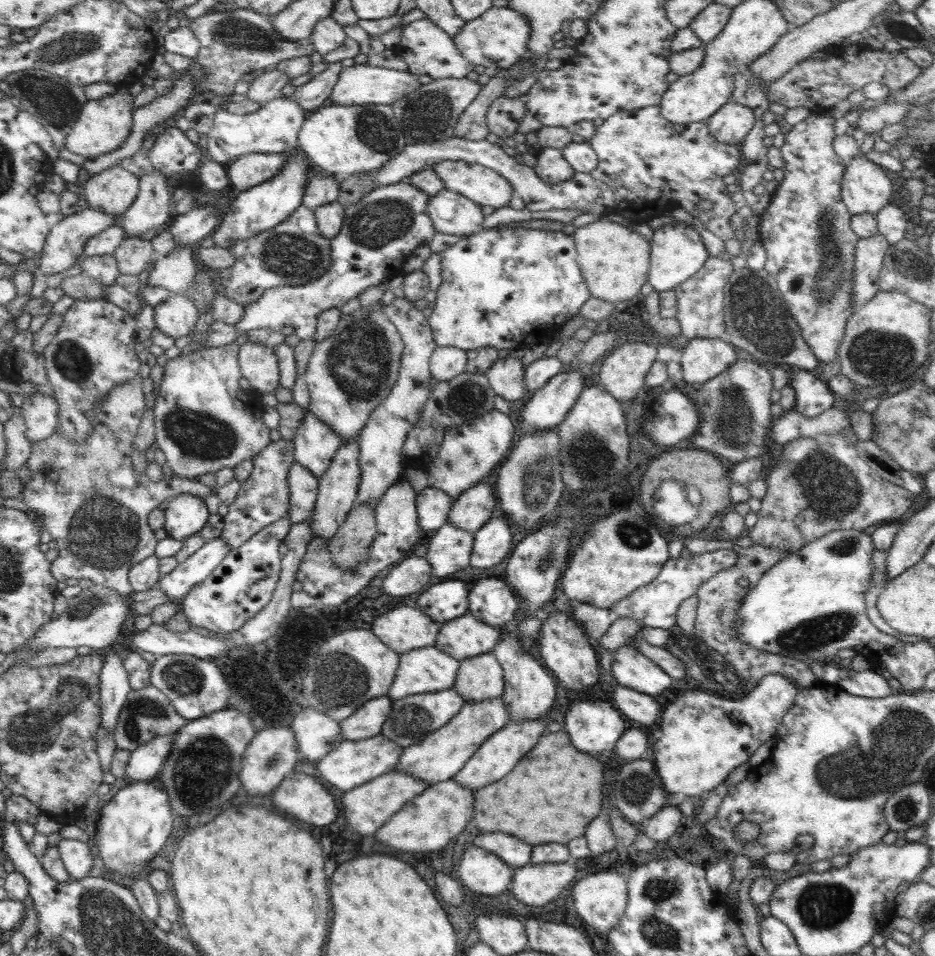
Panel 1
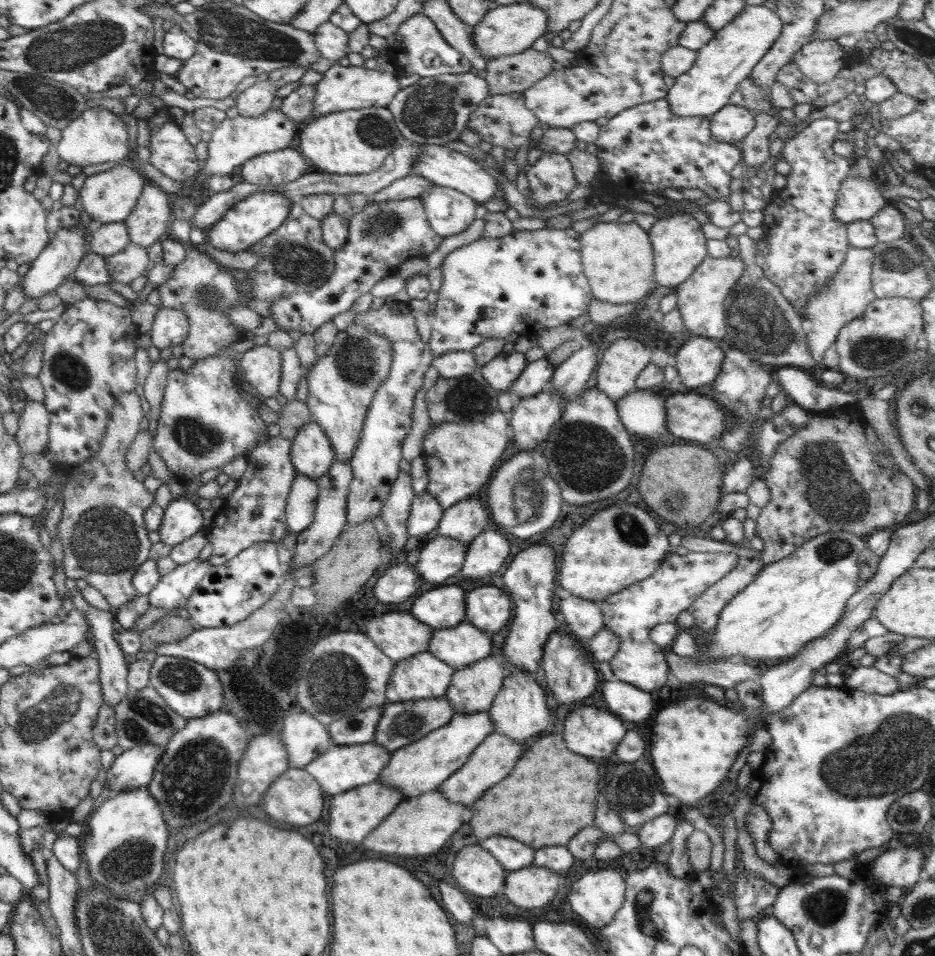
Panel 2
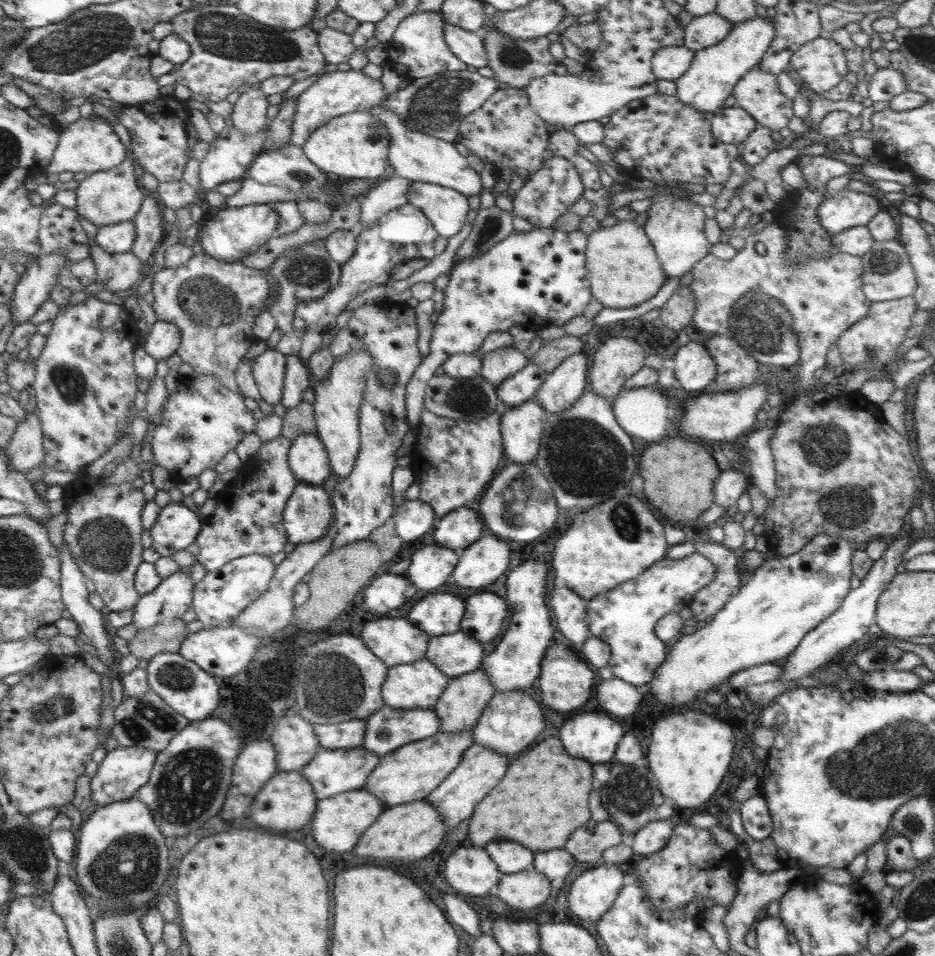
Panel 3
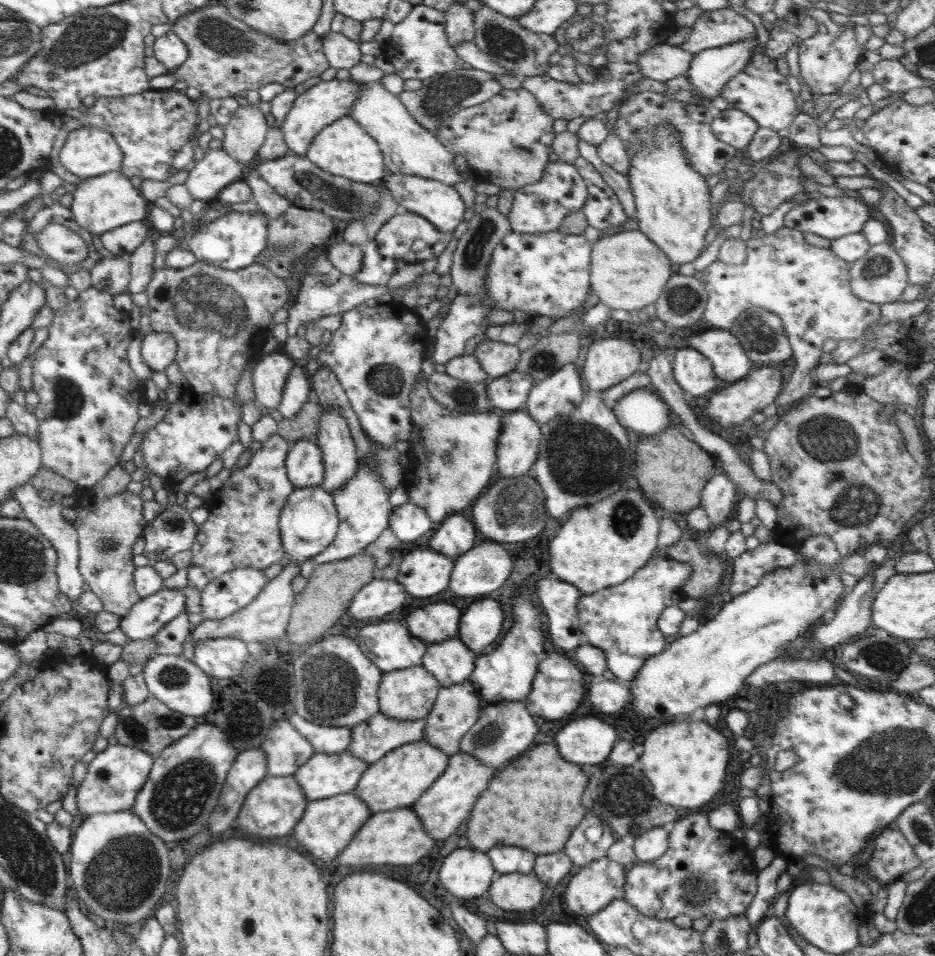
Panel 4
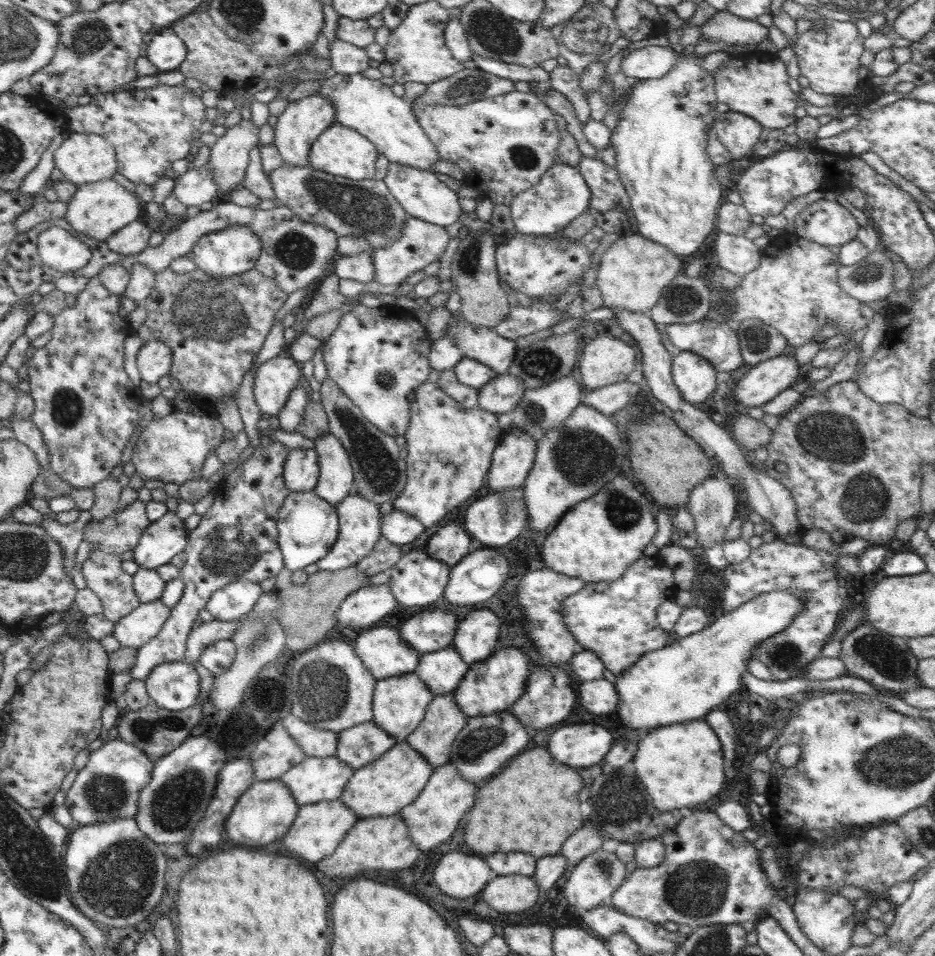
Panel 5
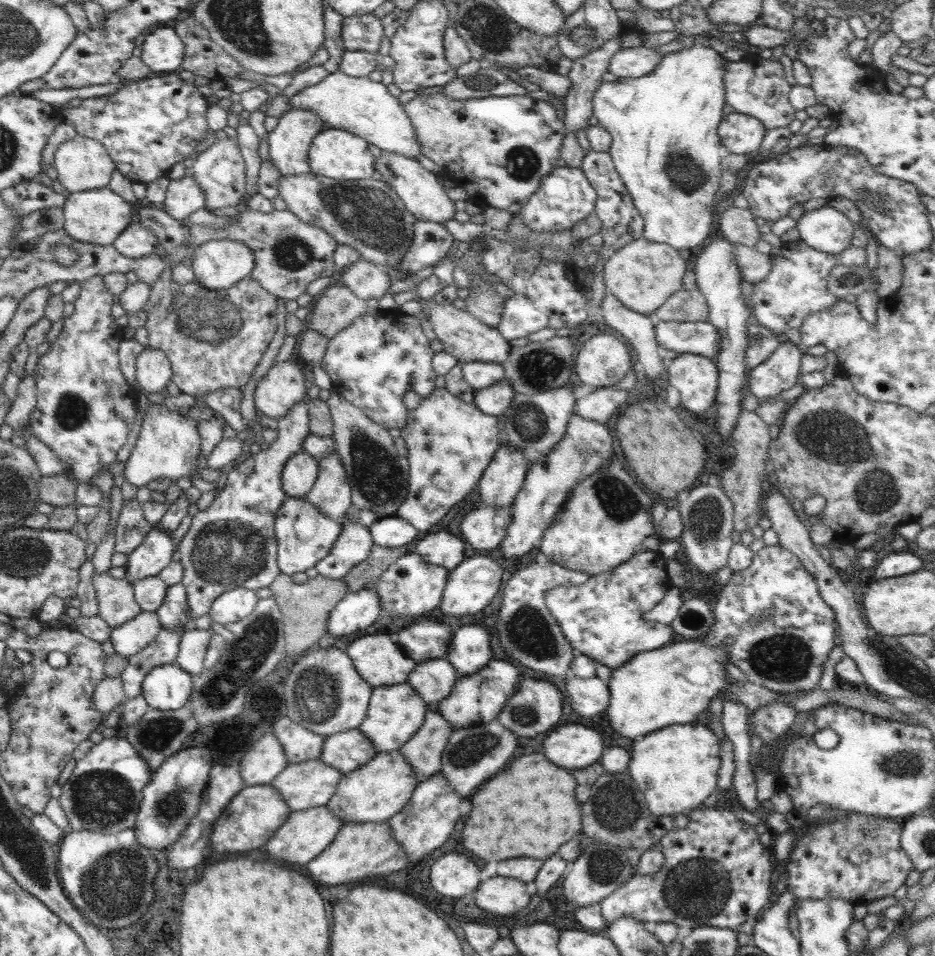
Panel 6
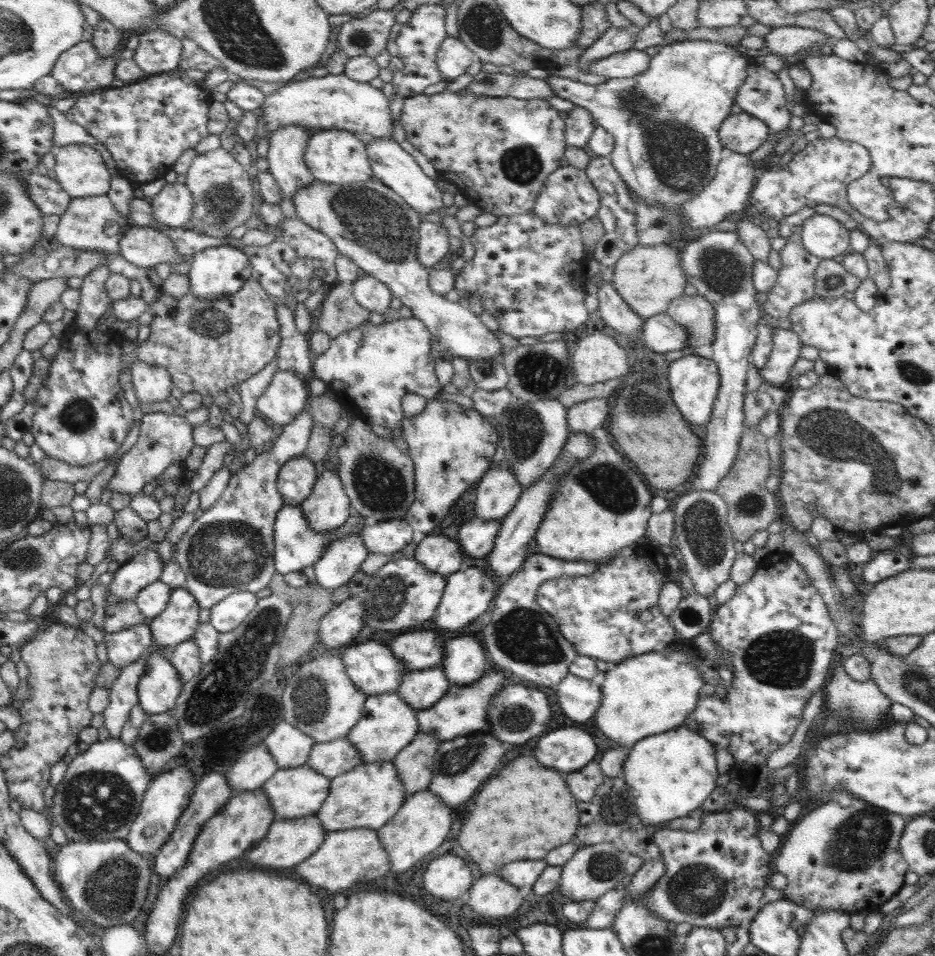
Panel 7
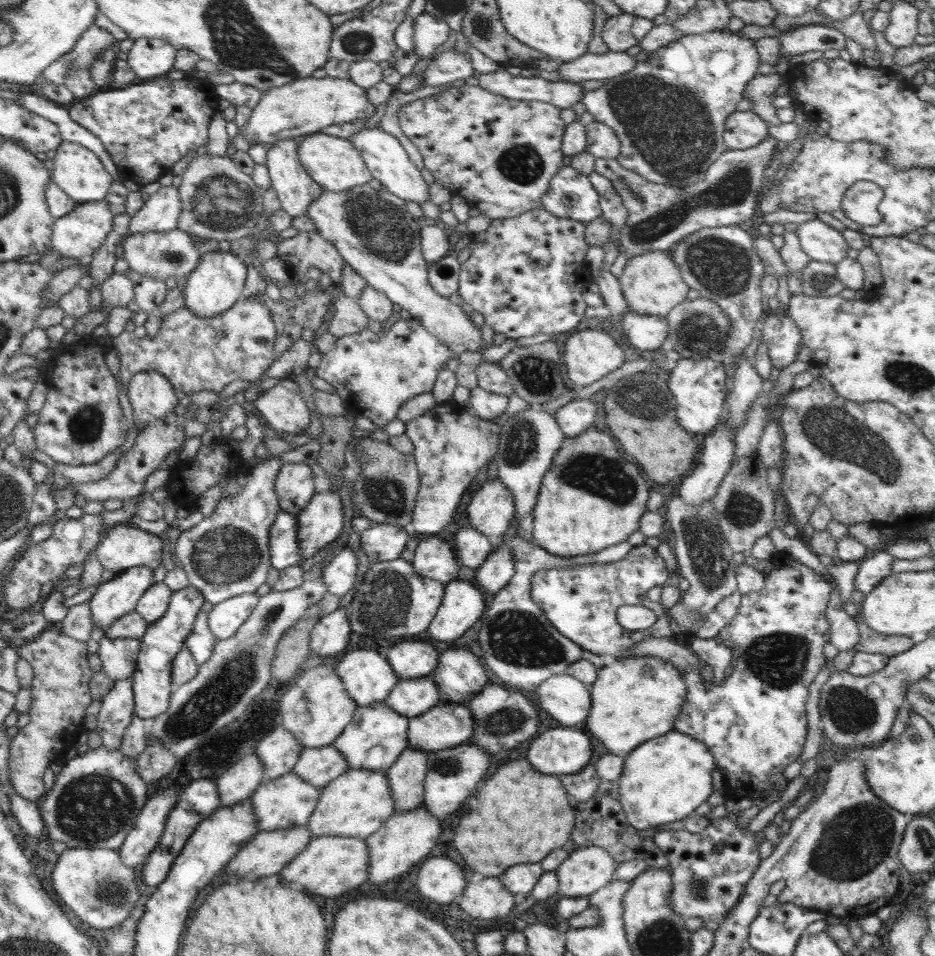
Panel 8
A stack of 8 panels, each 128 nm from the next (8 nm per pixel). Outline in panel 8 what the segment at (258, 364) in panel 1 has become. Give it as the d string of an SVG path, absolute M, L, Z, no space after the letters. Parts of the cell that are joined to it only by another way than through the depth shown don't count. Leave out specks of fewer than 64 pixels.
M283 377L273 388L259 393L253 406L276 432L300 434L310 424L311 412L293 377Z

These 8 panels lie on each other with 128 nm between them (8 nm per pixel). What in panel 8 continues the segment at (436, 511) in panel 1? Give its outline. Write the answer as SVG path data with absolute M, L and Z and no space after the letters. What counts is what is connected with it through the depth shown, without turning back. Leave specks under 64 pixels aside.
M378 523L361 532L360 543L371 563L397 559L408 544L411 530Z

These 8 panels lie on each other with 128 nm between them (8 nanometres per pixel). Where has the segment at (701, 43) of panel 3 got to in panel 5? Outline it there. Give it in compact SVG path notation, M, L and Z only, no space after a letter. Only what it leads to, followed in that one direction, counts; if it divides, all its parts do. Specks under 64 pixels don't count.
M725 10L717 11L700 27L706 41L724 42L731 45L758 44L768 40L768 28L757 21L734 17Z

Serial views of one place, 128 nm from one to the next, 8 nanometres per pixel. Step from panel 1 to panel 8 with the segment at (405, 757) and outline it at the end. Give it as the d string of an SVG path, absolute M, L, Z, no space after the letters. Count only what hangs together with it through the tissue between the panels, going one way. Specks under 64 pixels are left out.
M348 768L321 789L319 801L306 826L313 838L338 835L365 840L392 816L394 805L384 772Z

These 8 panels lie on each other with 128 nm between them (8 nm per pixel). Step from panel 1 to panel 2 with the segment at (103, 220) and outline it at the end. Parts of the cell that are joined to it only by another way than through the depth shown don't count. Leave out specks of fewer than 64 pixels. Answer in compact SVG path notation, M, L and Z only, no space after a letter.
M79 225L70 227L69 229L60 229L55 235L50 237L48 246L30 263L30 269L26 275L21 276L20 284L23 286L27 298L40 298L47 292L55 291L68 278L72 278L72 274L76 271L78 264L85 256L88 244L84 240L85 228Z

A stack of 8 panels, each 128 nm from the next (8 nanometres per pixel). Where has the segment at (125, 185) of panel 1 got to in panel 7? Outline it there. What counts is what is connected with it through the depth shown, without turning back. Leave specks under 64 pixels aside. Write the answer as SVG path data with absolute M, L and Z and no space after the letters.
M96 195L91 197L71 197L68 208L60 215L60 222L54 237L61 245L83 251L104 251L114 256L120 255L119 240L127 231L130 221L121 215L108 195Z

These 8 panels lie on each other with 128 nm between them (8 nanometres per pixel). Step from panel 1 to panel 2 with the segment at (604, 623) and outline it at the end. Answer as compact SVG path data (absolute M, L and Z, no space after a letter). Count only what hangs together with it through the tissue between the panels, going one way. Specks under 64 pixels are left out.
M575 595L557 601L559 611L568 623L570 632L582 645L587 647L592 637L604 627L603 614L599 604Z

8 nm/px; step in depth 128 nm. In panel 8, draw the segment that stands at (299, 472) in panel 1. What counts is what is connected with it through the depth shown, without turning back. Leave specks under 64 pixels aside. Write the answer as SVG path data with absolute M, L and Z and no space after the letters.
M280 511L270 527L270 562L277 571L301 564L297 529L296 517L286 511Z

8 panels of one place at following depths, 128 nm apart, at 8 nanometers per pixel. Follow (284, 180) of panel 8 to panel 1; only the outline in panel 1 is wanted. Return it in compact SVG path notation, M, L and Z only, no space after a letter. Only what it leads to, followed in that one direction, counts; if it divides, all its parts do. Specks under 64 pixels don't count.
M355 64L351 68L342 68L336 86L332 89L329 101L326 104L346 106L391 105L413 90L420 88L420 85L417 75L413 75L410 71Z

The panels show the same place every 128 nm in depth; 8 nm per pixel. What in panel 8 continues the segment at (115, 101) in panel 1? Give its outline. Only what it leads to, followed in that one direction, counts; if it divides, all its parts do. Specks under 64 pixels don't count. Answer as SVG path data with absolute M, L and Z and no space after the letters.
M63 140L53 161L51 178L72 200L77 203L104 201L104 196L114 180L94 152L76 142Z

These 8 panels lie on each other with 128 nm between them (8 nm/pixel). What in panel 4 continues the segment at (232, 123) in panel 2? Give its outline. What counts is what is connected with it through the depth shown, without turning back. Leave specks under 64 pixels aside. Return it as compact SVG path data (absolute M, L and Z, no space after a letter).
M224 147L208 148L202 160L195 163L184 184L196 200L209 204L216 201L217 194L225 186L241 180L246 169L245 164L232 158Z

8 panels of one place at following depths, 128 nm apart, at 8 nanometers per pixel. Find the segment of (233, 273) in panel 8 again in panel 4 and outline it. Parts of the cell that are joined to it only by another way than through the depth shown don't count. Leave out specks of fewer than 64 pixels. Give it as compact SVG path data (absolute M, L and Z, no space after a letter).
M230 211L225 215L219 216L209 223L202 225L197 233L188 237L188 250L194 254L197 261L204 262L208 266L224 270L240 270L252 266L256 263L256 258L268 246L268 219L262 211L252 211L249 213L238 213Z

